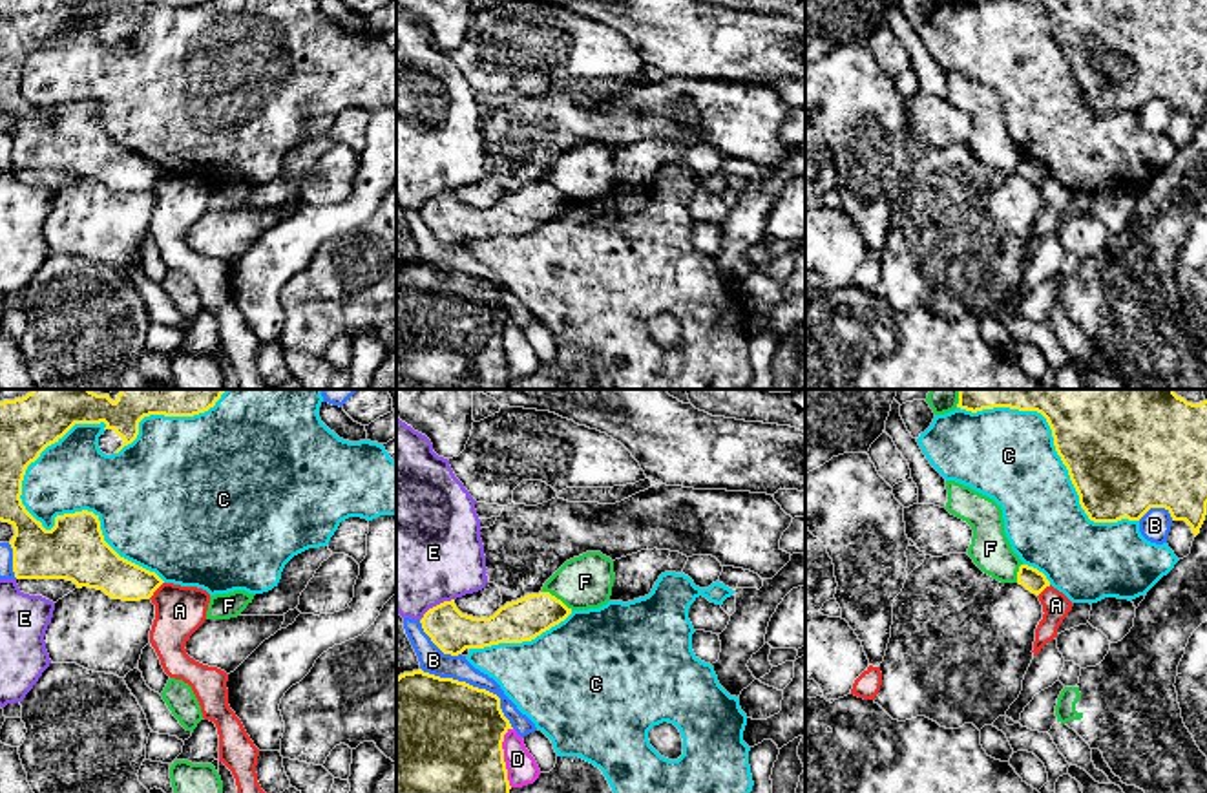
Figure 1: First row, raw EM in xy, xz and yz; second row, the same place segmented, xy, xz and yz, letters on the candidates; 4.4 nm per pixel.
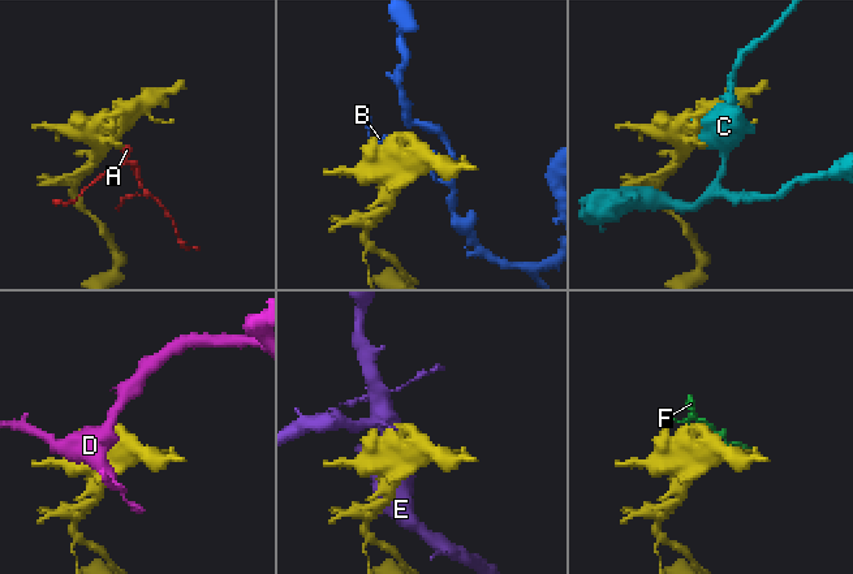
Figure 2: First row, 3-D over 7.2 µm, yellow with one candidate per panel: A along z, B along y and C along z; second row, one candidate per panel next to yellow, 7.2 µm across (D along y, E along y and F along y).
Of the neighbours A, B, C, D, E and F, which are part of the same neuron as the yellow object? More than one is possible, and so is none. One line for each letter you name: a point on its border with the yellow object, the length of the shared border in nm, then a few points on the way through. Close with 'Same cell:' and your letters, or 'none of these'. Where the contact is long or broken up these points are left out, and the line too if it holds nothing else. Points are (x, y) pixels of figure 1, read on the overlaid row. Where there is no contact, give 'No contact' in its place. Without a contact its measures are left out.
Same cell: none of these

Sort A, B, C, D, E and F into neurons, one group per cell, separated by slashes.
A / B / C / D / E / F

